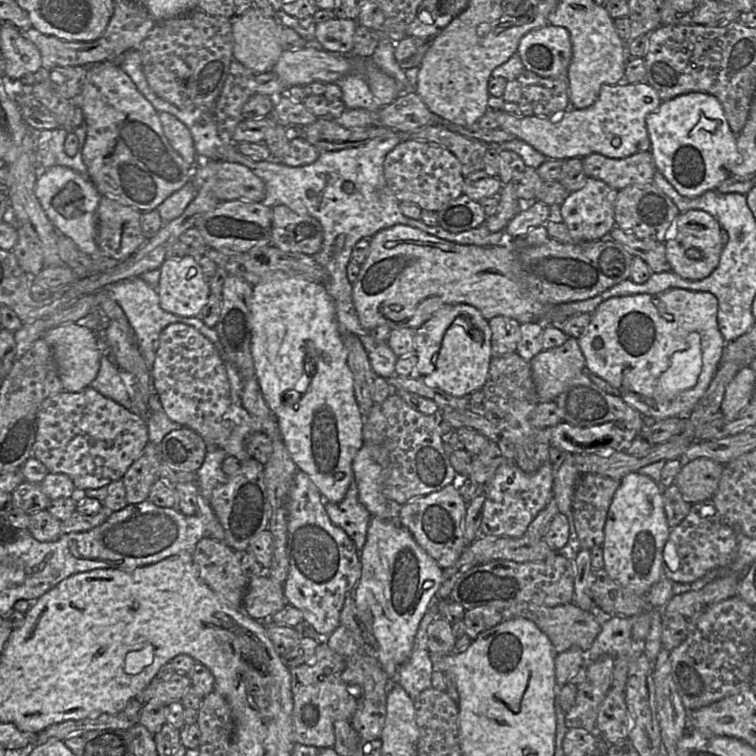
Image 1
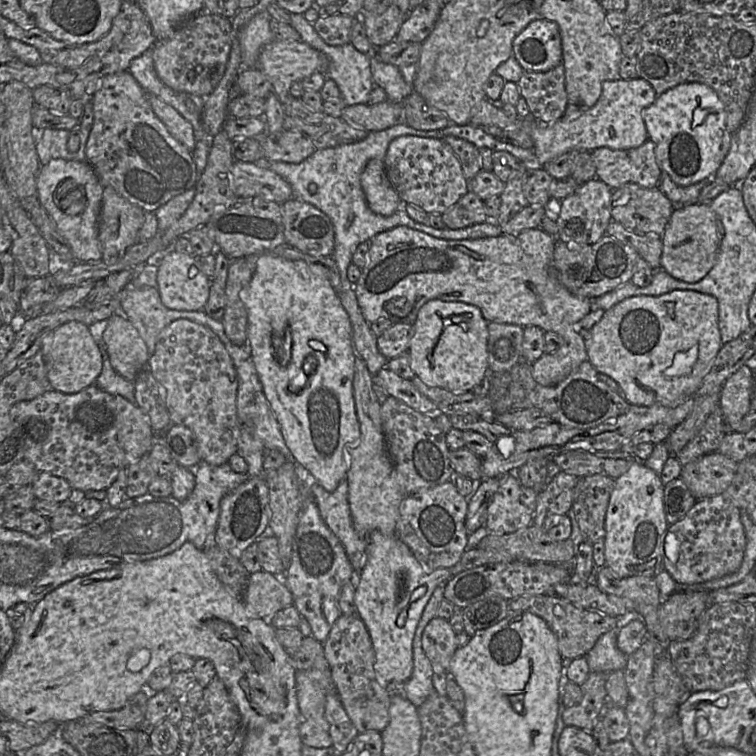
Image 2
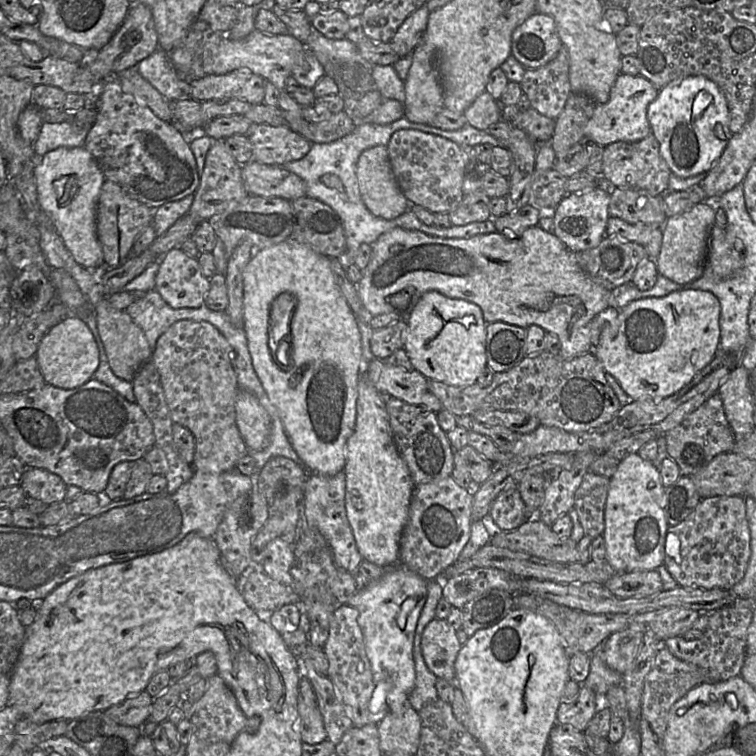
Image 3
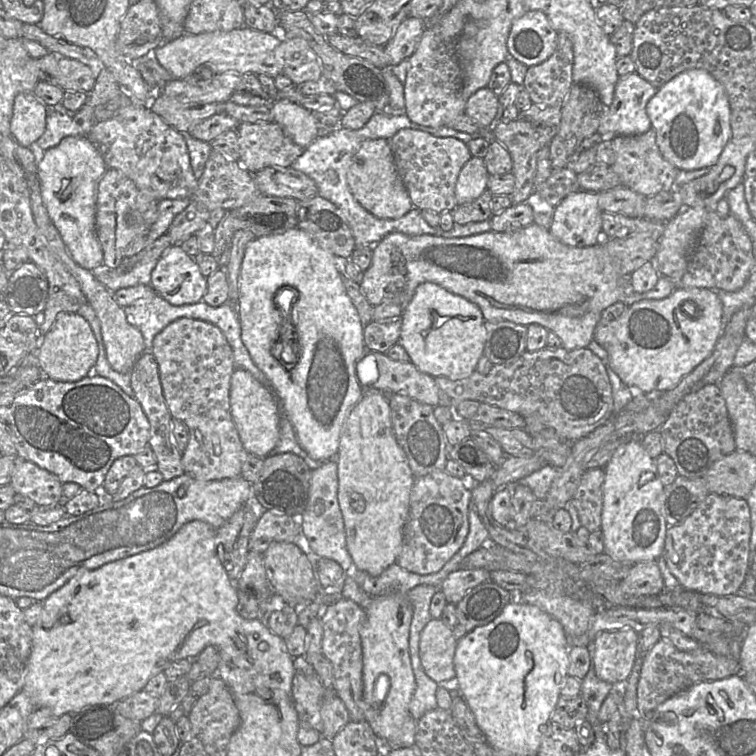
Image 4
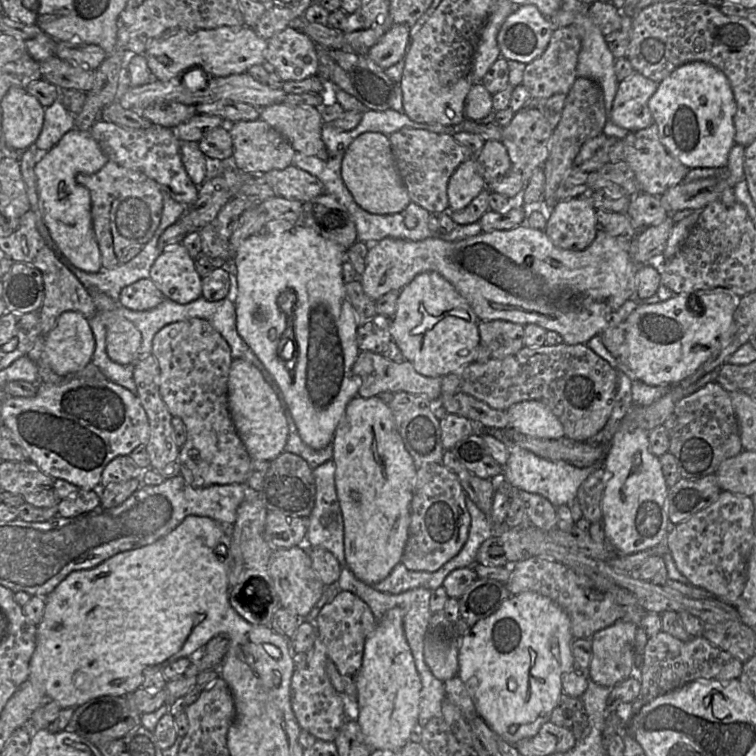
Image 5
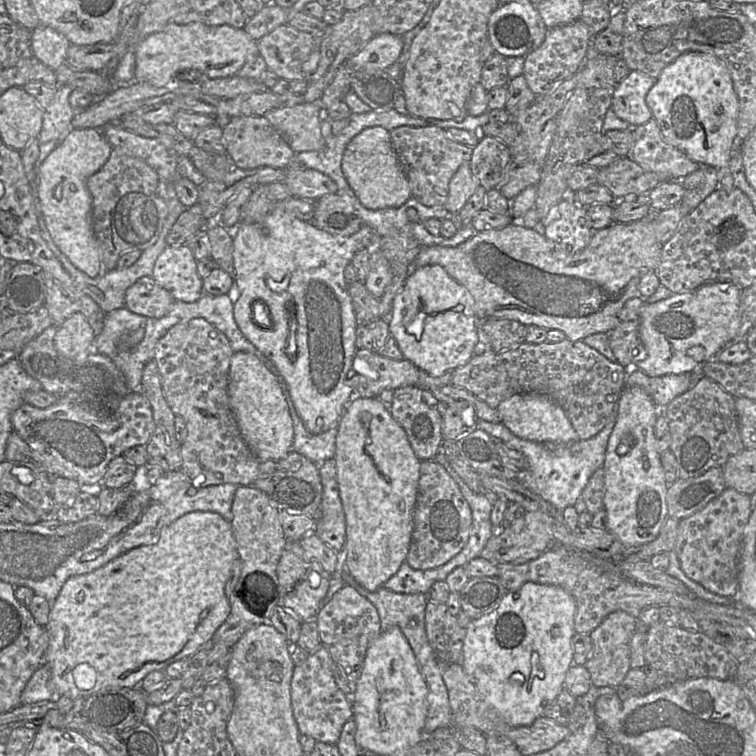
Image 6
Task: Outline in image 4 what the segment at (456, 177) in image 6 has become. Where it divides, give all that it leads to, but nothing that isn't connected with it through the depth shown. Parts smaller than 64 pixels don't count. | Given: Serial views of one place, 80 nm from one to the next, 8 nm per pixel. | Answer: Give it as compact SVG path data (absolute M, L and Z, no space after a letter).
M472 156L461 169L456 182L457 204L463 205L477 199L487 189L488 176L484 160Z

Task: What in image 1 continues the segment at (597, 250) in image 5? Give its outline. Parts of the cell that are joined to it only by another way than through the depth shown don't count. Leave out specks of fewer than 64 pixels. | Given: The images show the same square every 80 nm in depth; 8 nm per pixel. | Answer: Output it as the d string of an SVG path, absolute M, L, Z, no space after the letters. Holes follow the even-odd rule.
M394 225L390 228L383 229L377 232L369 239L369 251L365 261L360 265L360 272L356 281L352 284L352 301L354 308L356 310L359 322L361 326L367 330L371 331L372 329L386 325L392 329L401 329L401 328L419 328L423 323L431 318L433 313L437 311L443 305L454 305L454 304L468 304L475 307L482 316L489 321L490 319L497 316L505 316L512 319L515 319L520 324L525 324L528 322L542 322L544 324L550 324L548 319L548 310L552 306L557 305L545 305L538 300L536 300L526 289L523 282L523 274L521 270L520 261L518 258L518 251L526 247L539 246L546 243L550 239L545 225L537 226L531 229L524 236L517 236L515 238L507 238L503 243L496 246L476 246L476 245L462 245L453 243L444 239L437 238L433 235L430 235L424 231L421 231L418 228L410 227L407 225ZM569 337L563 345L557 348L542 350L531 359L529 364L537 395L541 403L554 402L567 384L585 371L585 357L577 339L573 337Z

